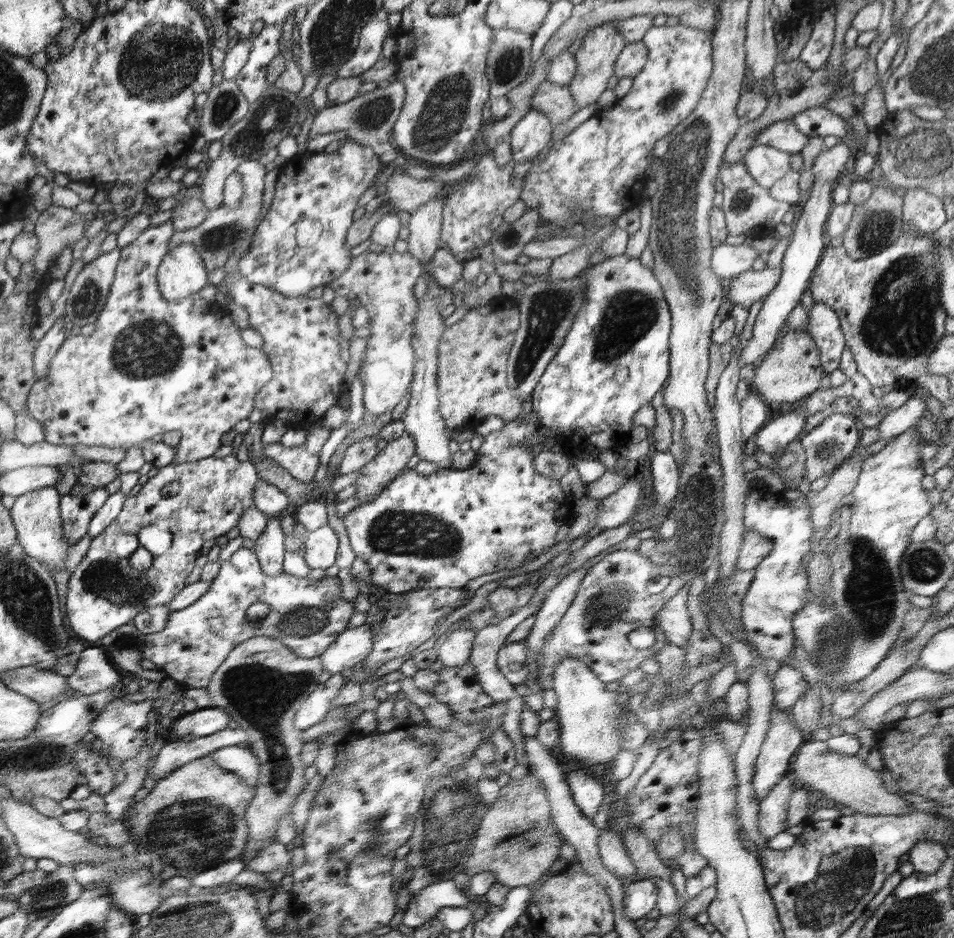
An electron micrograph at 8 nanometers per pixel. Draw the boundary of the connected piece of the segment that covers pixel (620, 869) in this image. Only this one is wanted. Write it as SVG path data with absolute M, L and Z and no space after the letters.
M607 828L598 838L598 847L602 864L612 874L618 878L632 878L637 874L620 835Z

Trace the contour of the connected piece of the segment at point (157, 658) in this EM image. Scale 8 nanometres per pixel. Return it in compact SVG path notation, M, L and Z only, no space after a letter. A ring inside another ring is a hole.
M240 548L229 560L221 564L217 578L204 597L200 597L184 610L170 612L168 623L162 632L144 636L142 654L143 658L152 660L157 670L166 672L167 676L183 690L192 688L206 690L213 680L213 674L238 645L252 638L268 636L268 638L280 639L304 658L319 657L333 645L340 632L346 631L352 614L354 614L354 604L342 598L340 578L324 577L318 584L307 578L290 575L284 569L276 576L268 576L257 558L257 552L253 549ZM255 603L266 603L270 606L270 613L266 618L248 620L246 611Z

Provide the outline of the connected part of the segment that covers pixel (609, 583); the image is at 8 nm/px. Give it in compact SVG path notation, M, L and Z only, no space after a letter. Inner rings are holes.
M638 550L613 551L612 554L608 554L588 570L572 605L543 644L541 667L537 675L537 681L542 685L542 689L552 689L557 663L565 656L586 663L586 666L591 667L602 682L606 683L620 680L628 672L636 670L642 660L656 656L668 644L664 632L656 624L656 617L660 609L680 592L682 586L684 580L672 566L668 563L657 566ZM658 576L669 577L670 584L662 592L650 594L647 584ZM644 627L656 632L656 644L652 648L638 650L628 644L628 636L632 630Z

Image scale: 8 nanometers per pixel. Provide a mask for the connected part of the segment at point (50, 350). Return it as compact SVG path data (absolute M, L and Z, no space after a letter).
M61 315L36 345L33 367L38 379L43 379L47 375L52 358L58 354L60 346L69 337L69 331L64 328L64 321L65 315Z

